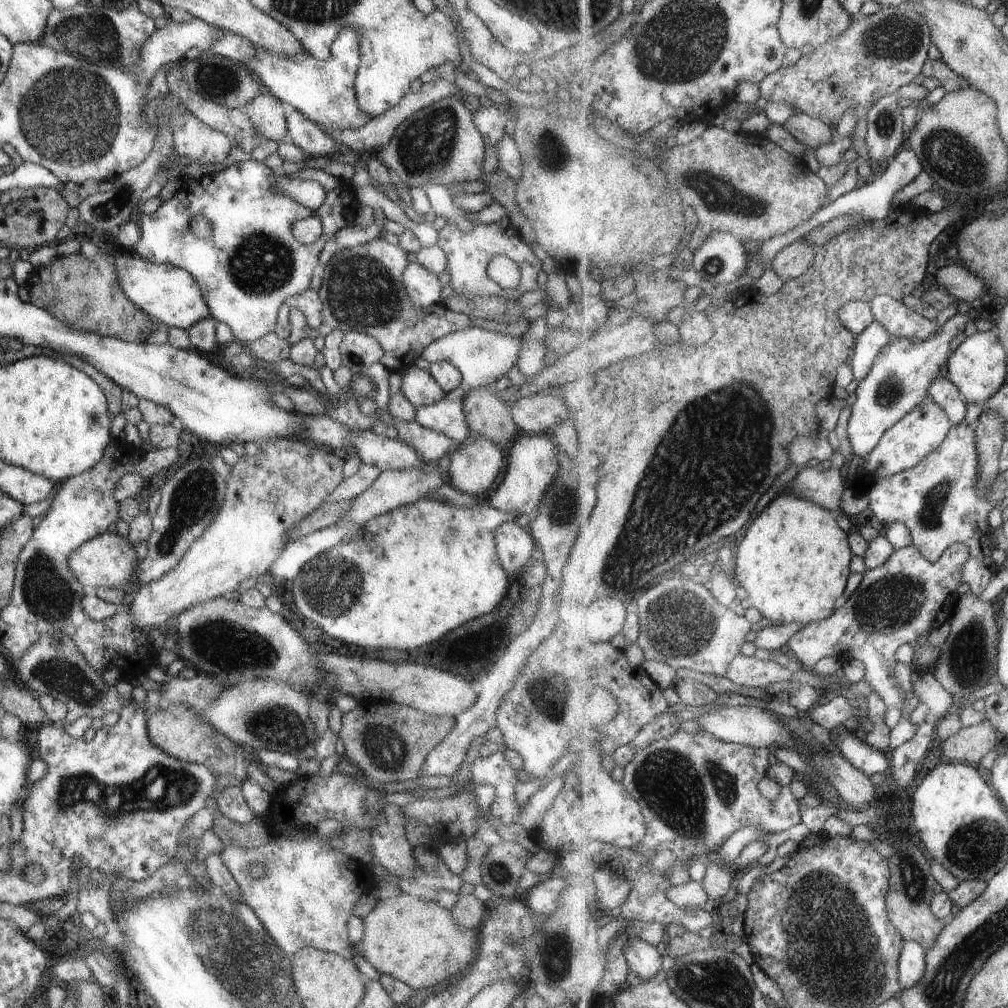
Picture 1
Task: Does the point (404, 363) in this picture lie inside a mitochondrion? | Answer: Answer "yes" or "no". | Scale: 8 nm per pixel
no

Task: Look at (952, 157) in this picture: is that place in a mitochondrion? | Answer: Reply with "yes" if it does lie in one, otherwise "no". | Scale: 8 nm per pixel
yes

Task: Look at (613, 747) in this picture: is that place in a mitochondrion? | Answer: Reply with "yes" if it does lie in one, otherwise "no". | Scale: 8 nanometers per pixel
no

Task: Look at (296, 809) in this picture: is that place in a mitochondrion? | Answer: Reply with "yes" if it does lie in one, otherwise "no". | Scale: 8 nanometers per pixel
no

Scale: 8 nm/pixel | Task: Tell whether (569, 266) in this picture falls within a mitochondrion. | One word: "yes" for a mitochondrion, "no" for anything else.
no

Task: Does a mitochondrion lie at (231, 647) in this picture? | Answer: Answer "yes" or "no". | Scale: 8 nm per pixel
yes

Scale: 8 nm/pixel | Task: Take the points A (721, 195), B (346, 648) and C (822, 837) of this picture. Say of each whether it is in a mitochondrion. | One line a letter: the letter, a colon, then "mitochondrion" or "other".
A: mitochondrion
B: other
C: other

